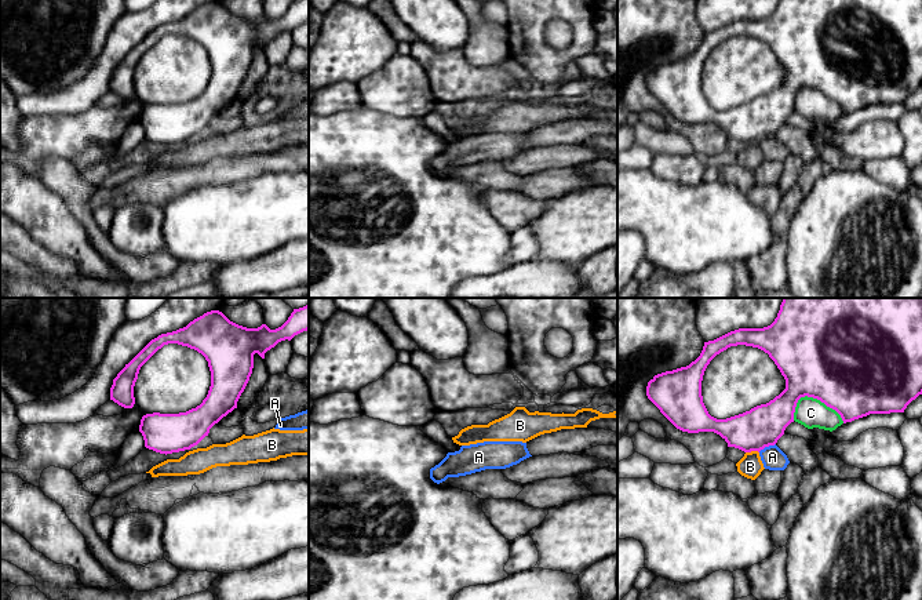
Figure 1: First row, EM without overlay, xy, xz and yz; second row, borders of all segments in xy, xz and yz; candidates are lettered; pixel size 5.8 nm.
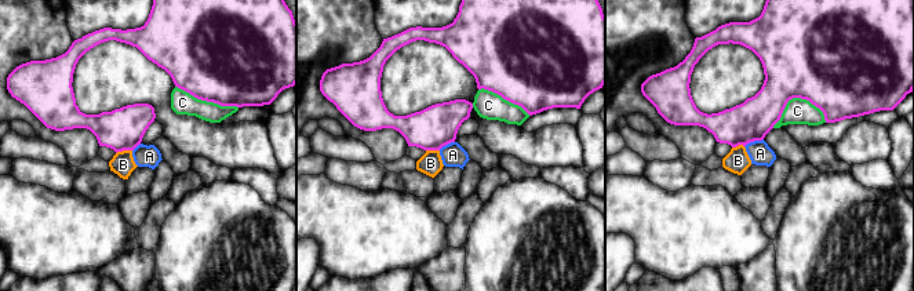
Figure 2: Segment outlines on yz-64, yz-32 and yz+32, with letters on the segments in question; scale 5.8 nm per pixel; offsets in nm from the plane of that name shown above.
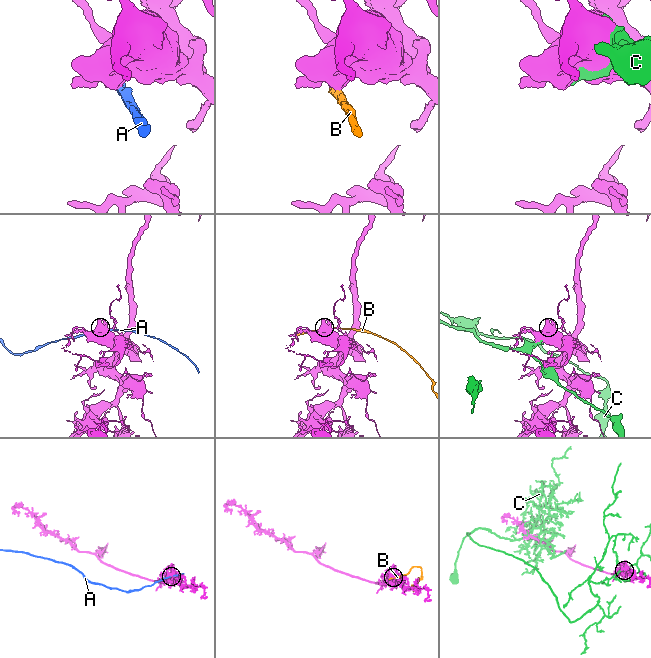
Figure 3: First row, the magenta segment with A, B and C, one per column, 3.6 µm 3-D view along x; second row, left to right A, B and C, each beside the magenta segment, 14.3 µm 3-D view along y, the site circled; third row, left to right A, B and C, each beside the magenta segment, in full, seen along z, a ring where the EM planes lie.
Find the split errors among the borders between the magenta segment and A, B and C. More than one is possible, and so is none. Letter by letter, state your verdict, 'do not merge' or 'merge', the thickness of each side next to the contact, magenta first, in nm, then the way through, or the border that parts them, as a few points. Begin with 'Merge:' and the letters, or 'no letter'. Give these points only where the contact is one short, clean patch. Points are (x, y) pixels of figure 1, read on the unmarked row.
Merge: no letter
A: do not merge; 240 nm thick on the magenta side, 140 nm on the other; border along yz (775, 134), (758, 142)
B: do not merge; 240 nm thick on the magenta side, 140 nm on the other; border along yz (758, 142), (746, 144)
C: do not merge; 500 nm thick on the magenta side, 170 nm on the other

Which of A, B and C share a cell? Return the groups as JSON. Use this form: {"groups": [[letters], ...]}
{"groups": [["A", "B"], ["C"]]}

